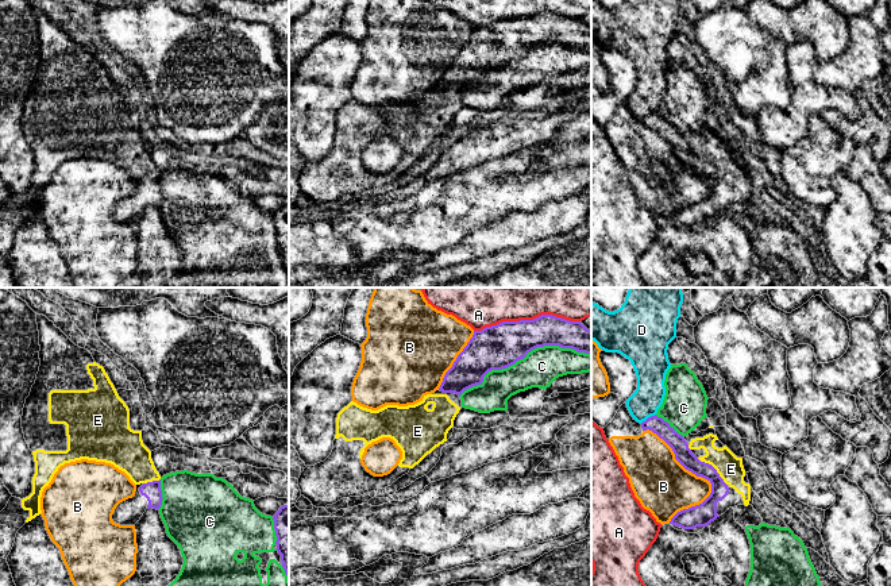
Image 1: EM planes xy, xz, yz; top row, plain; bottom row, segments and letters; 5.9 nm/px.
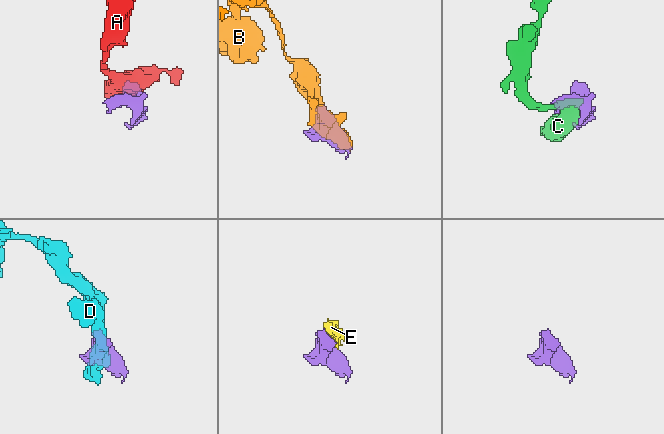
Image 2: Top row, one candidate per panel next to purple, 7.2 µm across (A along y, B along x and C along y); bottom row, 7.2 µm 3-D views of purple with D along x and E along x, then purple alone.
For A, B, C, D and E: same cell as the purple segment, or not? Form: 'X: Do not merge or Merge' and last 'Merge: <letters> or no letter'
A: Do not merge
B: Do not merge
C: Do not merge
D: Do not merge
E: Merge
Merge: E

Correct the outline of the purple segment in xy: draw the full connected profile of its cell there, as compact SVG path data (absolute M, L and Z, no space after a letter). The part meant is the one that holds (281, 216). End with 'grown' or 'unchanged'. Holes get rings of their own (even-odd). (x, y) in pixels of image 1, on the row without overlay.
M289 203L281 204L273 217L277 234L277 248L281 252L282 265L289 278Z; unchanged

